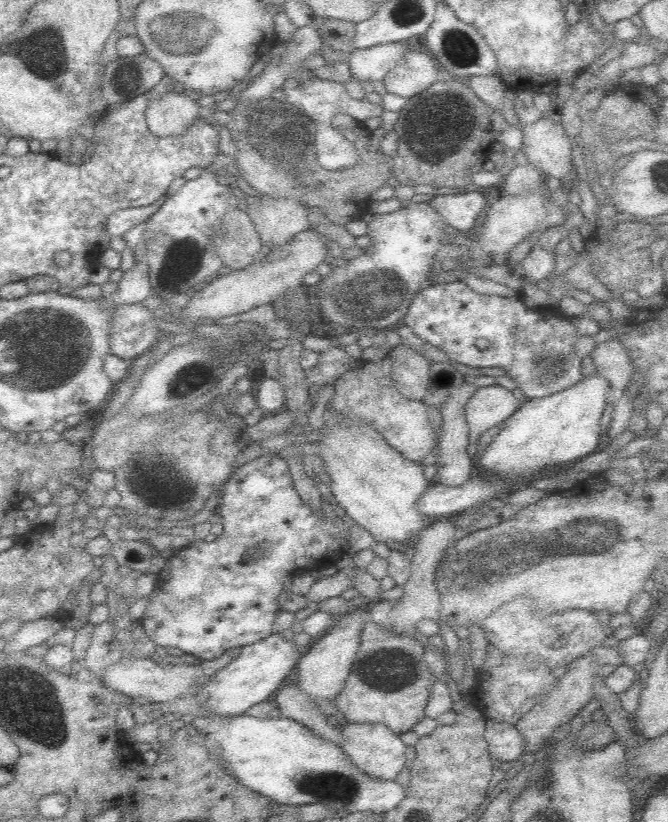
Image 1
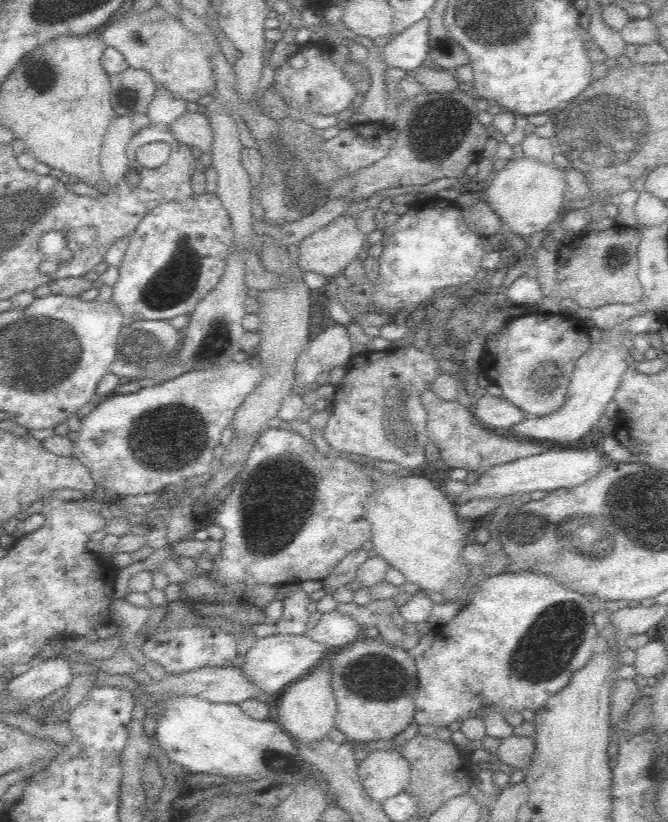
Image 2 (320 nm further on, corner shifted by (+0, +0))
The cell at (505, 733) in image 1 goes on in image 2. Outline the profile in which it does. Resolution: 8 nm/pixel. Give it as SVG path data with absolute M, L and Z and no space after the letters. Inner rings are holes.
M512 735L503 738L496 752L500 761L513 769L526 772L535 755L535 740L533 737Z

